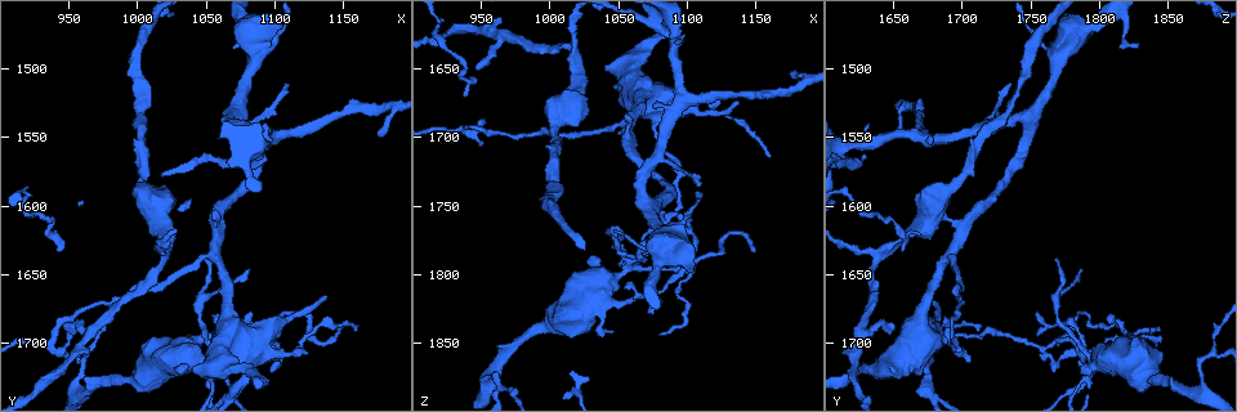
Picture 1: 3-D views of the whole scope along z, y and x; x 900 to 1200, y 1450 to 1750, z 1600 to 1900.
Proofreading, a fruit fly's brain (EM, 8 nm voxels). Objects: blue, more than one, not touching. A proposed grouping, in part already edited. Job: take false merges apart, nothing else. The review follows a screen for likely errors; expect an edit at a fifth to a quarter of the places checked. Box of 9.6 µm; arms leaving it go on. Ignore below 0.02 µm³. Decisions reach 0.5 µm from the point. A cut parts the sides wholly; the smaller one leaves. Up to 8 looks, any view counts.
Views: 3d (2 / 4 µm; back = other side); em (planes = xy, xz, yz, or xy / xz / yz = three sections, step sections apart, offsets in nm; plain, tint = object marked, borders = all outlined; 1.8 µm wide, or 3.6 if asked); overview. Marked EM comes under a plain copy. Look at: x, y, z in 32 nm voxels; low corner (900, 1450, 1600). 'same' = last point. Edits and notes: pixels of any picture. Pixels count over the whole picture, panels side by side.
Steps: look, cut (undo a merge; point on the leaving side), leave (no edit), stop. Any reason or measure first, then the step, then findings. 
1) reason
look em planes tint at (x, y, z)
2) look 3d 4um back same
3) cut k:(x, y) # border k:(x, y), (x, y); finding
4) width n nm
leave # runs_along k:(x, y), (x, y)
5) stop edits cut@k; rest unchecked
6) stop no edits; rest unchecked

look em 3.6um planes tint at (1020, 1632, 1644)

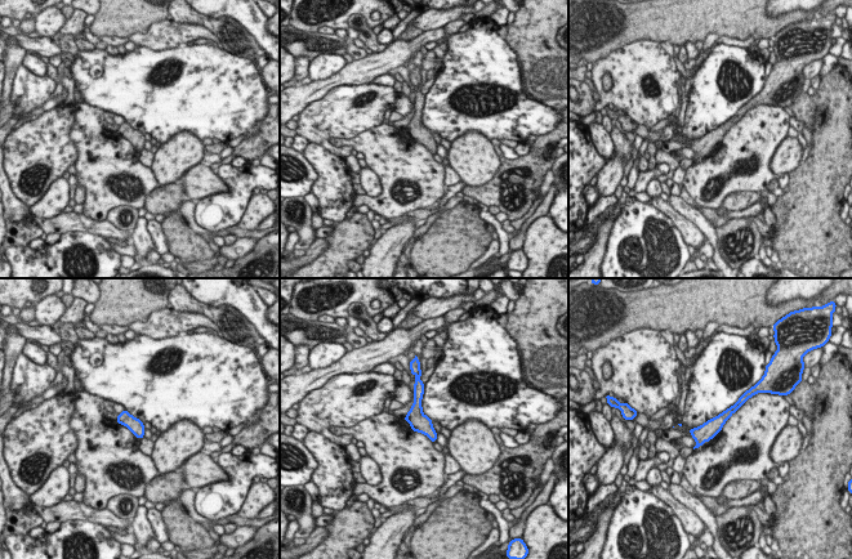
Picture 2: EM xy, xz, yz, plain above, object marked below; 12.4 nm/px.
leave # runs_along 2:(418, 387), (418, 420), (433, 437); one neuron here

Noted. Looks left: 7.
thick turns thin
look 3d 2um at (1076, 1728, 1676)

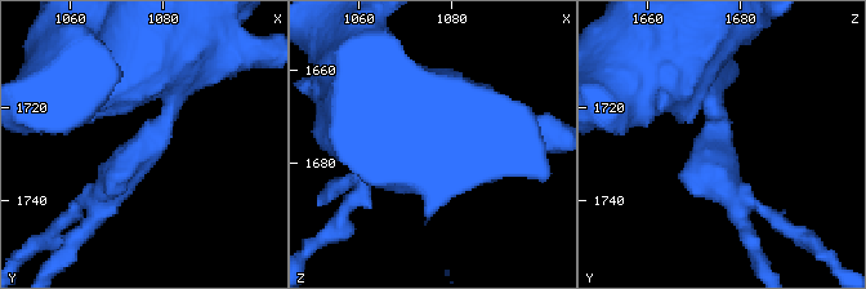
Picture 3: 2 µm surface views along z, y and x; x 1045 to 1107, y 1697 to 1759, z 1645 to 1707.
arm_widths 180, 650 nm
look em planes tint at (1078, 1727, 1675)

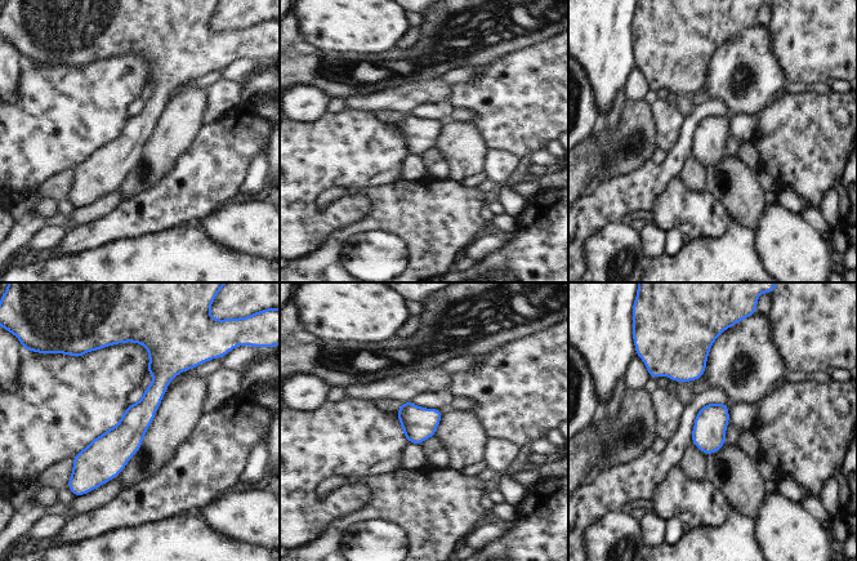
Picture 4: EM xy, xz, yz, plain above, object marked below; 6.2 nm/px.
width 200 nm
leave # runs_along 4:(155, 352), (151, 401), (86, 486); all the same neuron

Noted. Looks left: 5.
sharp bend
look em planes tint at (968, 1692, 1624)

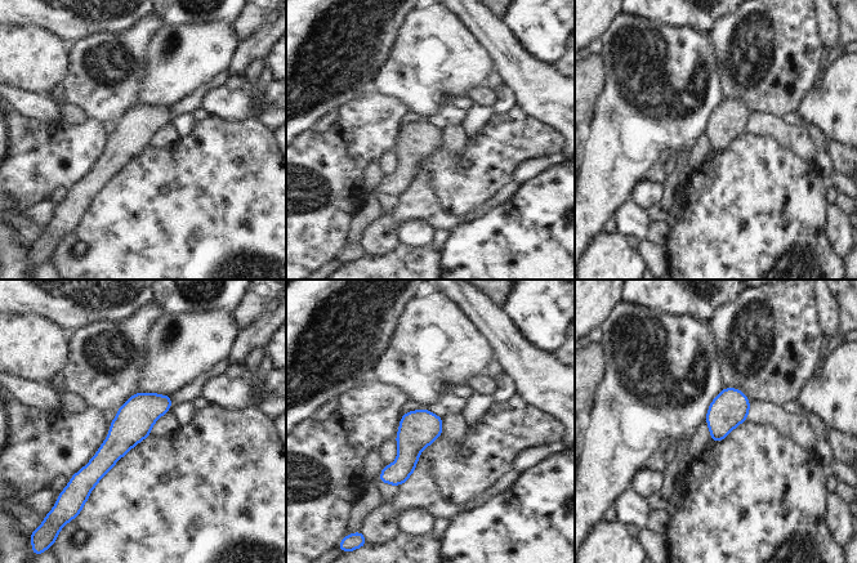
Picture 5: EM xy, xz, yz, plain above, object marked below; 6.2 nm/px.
leave # all the same neuron

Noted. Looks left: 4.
stop no edits; rest unchecked

